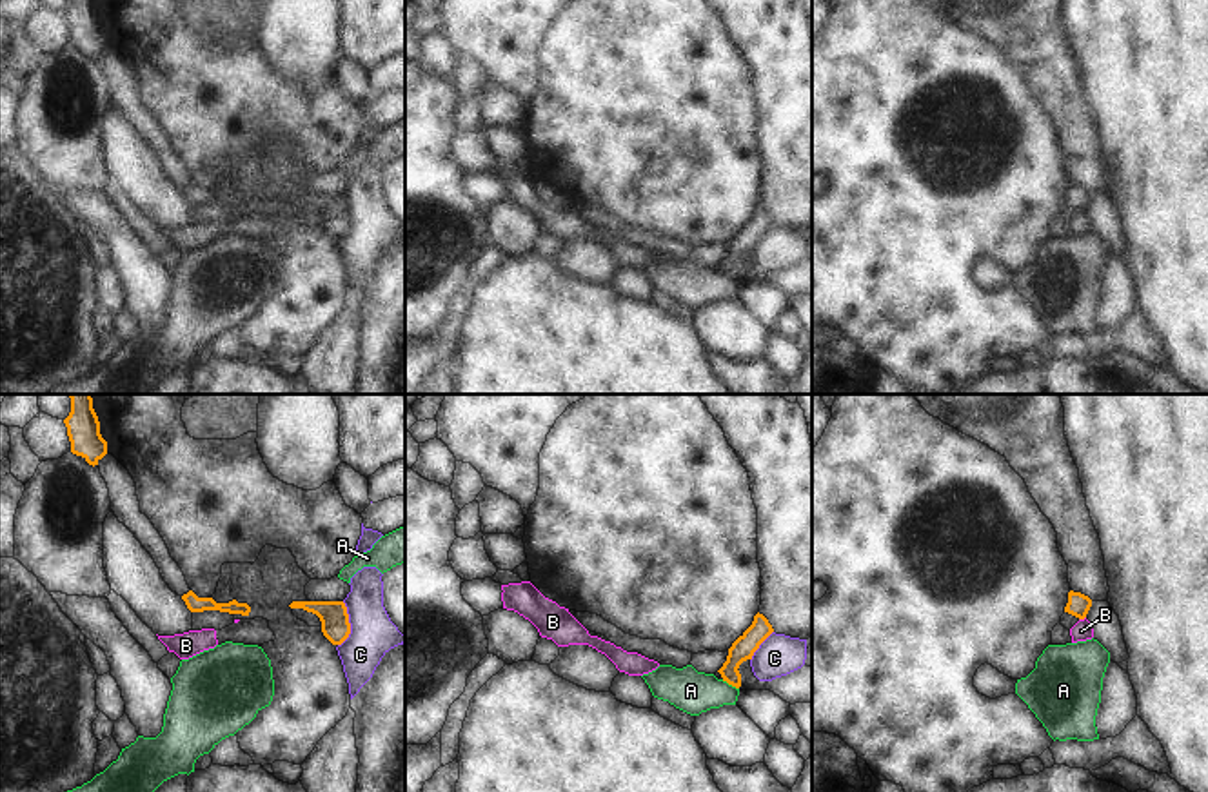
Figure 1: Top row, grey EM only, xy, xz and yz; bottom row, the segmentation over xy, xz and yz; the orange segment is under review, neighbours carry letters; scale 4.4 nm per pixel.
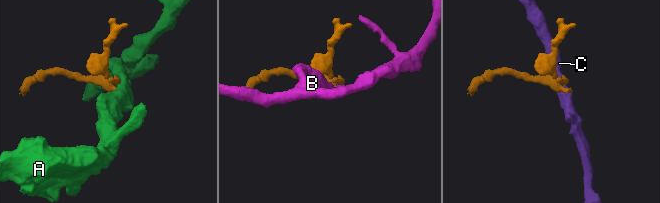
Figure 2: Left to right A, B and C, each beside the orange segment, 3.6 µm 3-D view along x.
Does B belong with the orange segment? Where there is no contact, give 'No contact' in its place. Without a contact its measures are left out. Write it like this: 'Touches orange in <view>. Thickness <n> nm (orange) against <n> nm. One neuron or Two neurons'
Touches orange in yz. Thickness 100 nm (orange) against 90 nm. Two neurons.

